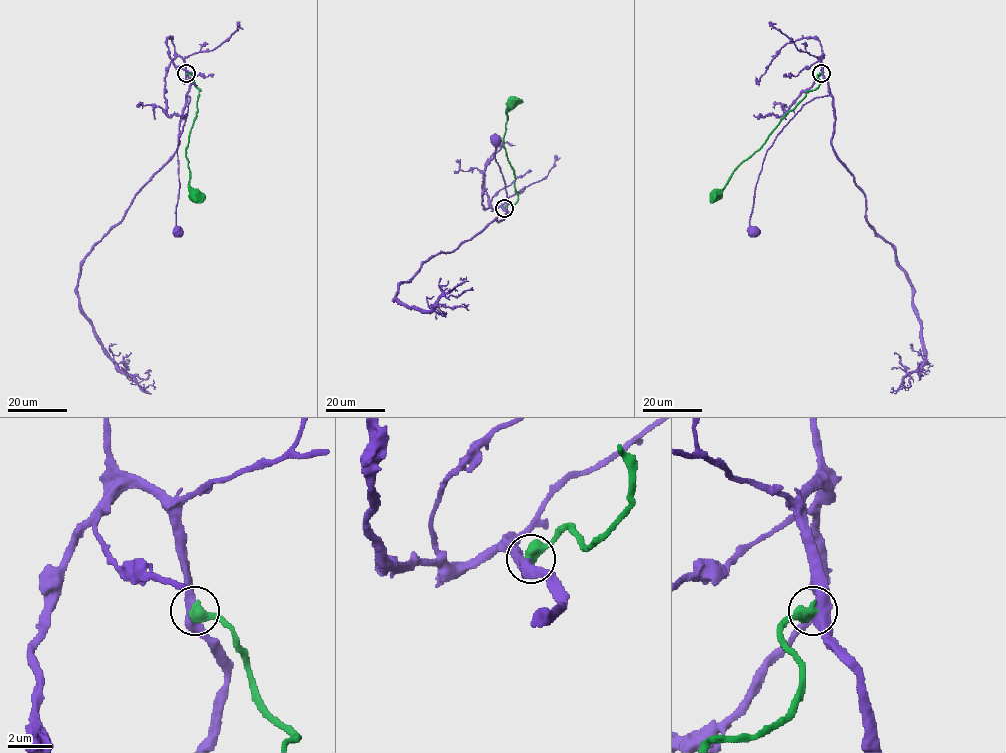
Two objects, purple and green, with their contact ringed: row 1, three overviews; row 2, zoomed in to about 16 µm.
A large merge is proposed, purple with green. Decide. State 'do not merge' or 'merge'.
do not merge

